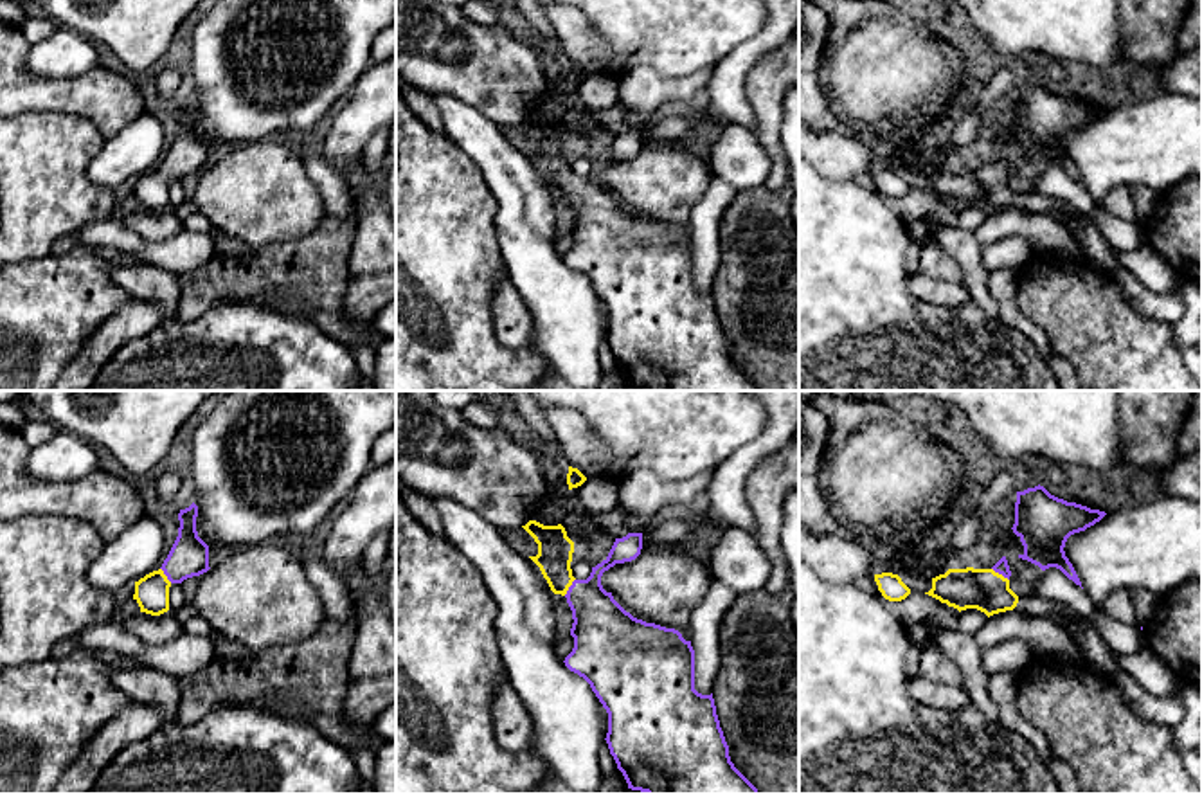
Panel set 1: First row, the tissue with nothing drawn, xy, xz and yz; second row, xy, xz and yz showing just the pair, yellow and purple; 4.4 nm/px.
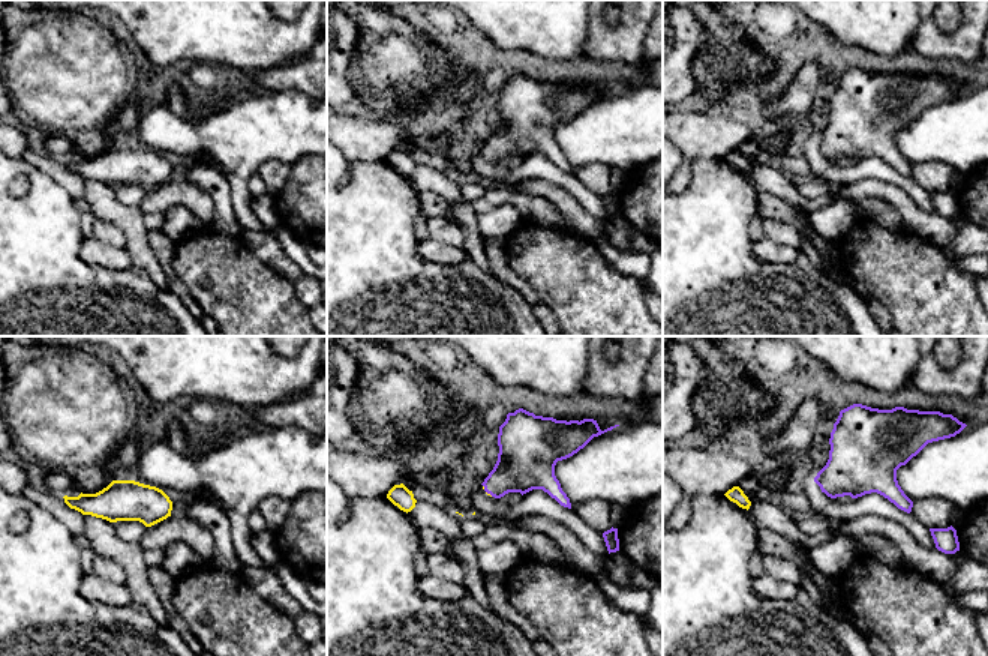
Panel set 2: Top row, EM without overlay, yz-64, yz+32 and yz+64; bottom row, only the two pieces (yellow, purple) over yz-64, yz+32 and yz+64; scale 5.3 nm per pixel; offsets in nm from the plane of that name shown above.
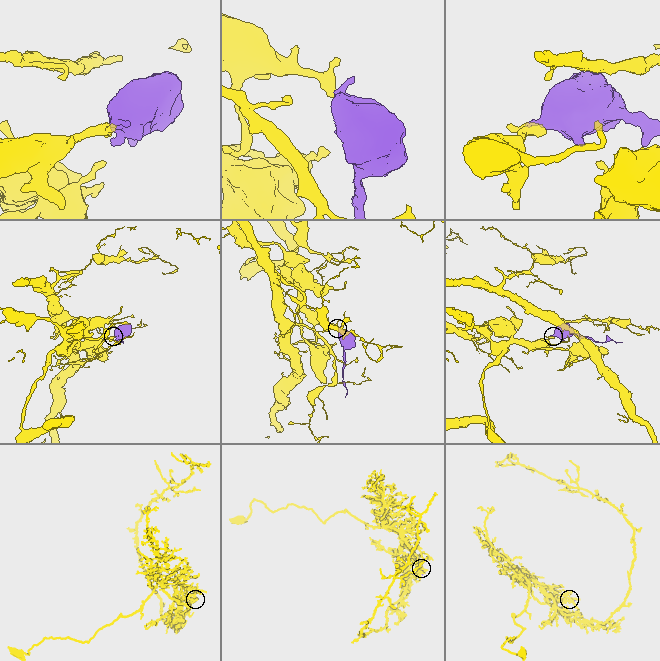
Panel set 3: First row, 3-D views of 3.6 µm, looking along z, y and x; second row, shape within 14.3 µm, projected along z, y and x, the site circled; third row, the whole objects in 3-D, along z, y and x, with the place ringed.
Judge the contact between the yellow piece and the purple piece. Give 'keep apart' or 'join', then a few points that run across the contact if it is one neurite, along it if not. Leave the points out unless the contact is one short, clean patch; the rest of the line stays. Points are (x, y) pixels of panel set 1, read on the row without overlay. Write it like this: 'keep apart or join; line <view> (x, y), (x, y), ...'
join; line yz (983, 186), (1001, 171), (1001, 162)

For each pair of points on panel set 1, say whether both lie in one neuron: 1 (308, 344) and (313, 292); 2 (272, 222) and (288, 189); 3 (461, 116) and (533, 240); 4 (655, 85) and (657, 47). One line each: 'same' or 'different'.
1: different
2: same
3: same
4: different

